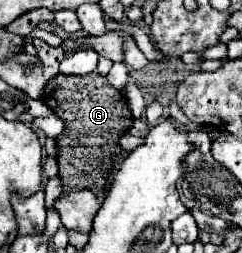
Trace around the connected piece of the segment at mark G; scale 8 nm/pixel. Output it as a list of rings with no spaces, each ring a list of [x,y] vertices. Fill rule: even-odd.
[[[89,72],[83,76],[57,74],[47,82],[41,100],[65,122],[65,130],[57,136],[57,162],[59,178],[65,188],[63,194],[89,188],[95,196],[103,198],[115,168],[127,158],[127,152],[117,144],[117,138],[133,122],[125,96],[113,88],[105,76]]]

